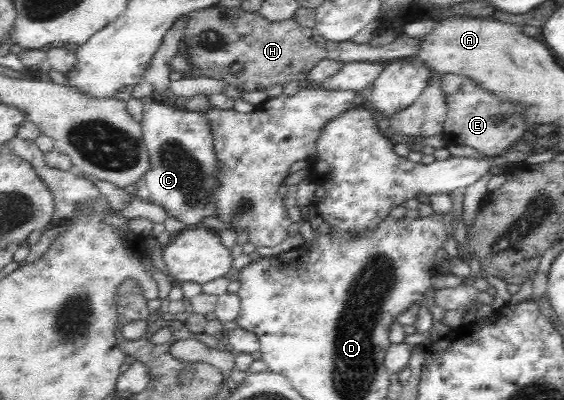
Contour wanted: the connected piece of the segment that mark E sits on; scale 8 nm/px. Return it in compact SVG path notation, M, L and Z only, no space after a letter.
M446 74L440 76L446 94L446 119L442 138L447 146L463 145L483 152L486 158L495 158L509 151L523 136L529 124L521 117L519 107L503 102L494 94L479 87L475 81L463 75Z

